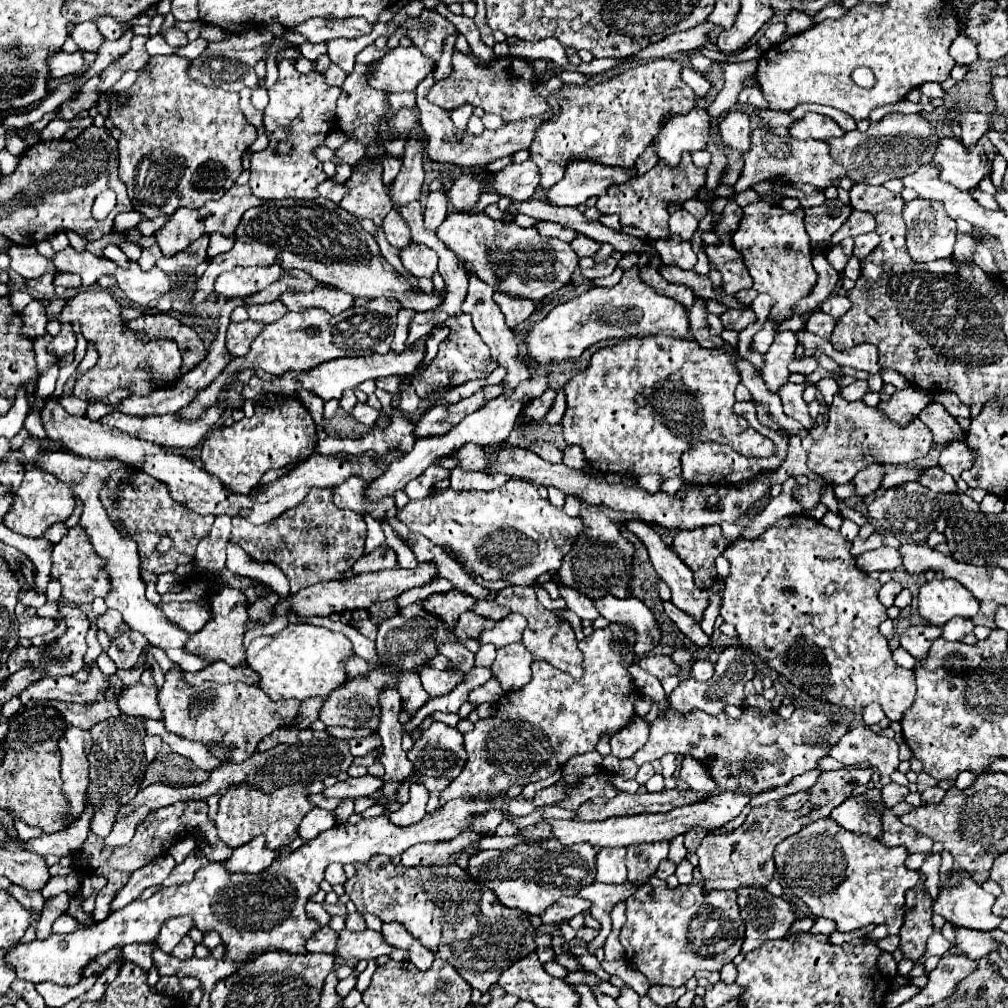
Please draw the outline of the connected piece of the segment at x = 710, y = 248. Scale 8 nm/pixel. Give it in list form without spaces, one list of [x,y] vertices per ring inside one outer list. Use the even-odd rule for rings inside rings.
[[[721,235],[719,245],[707,245],[705,253],[709,257],[709,265],[721,273],[723,291],[727,295],[735,295],[741,289],[751,287],[751,275],[743,263],[741,253],[733,247],[731,235]]]

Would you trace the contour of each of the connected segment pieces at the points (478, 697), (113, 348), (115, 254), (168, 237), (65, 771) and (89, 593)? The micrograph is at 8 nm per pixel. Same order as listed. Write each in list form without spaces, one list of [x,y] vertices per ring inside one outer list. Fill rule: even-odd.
[[[491,679],[491,681],[487,681],[485,685],[481,685],[481,687],[477,687],[475,691],[471,691],[469,693],[469,701],[471,703],[477,703],[477,705],[481,705],[481,703],[497,703],[499,701],[499,697],[503,695],[503,689],[501,689],[501,683],[497,681],[497,679]]]
[[[91,289],[79,291],[71,299],[67,299],[65,307],[57,315],[59,323],[71,323],[71,319],[77,319],[81,323],[85,339],[89,343],[95,343],[99,351],[97,365],[83,373],[83,377],[77,379],[73,389],[73,393],[87,403],[95,403],[115,389],[127,389],[131,395],[149,395],[151,391],[163,387],[165,381],[171,387],[171,381],[181,377],[181,353],[177,345],[173,345],[173,341],[153,341],[153,345],[137,341],[133,333],[125,333],[125,325],[119,313],[121,307],[111,297],[111,291]]]
[[[107,245],[103,249],[103,255],[113,259],[113,261],[117,261],[117,265],[127,265],[127,257],[125,257],[125,253],[117,245]]]
[[[235,185],[233,189],[229,189],[221,199],[217,201],[209,201],[207,205],[203,205],[201,209],[177,209],[177,213],[173,213],[169,217],[169,223],[155,235],[157,237],[157,245],[161,247],[163,251],[163,257],[173,257],[175,253],[183,251],[189,247],[191,241],[199,239],[203,233],[221,233],[225,237],[233,235],[239,221],[241,221],[241,215],[249,209],[249,207],[257,207],[259,203],[263,203],[261,199],[253,197],[253,193],[249,191],[247,185]]]
[[[67,725],[63,737],[57,741],[57,747],[63,755],[61,761],[61,777],[63,777],[63,793],[69,801],[69,821],[77,819],[85,809],[85,789],[89,787],[89,761],[87,755],[91,751],[91,733],[83,731],[75,725]]]
[[[81,525],[67,531],[67,535],[53,545],[53,567],[51,567],[51,579],[57,579],[63,589],[63,599],[75,605],[87,605],[95,597],[107,597],[111,591],[111,581],[107,571],[103,569],[105,559],[99,557],[89,541],[89,537],[83,533]]]

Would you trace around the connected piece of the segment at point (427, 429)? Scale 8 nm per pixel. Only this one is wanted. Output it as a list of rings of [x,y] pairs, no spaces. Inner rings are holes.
[[[499,383],[499,385],[485,385],[483,389],[473,393],[469,399],[463,399],[463,401],[459,401],[455,405],[431,407],[427,411],[427,415],[423,415],[419,419],[419,423],[415,425],[415,437],[429,437],[429,435],[447,433],[463,417],[467,417],[469,413],[481,409],[487,401],[503,395],[503,389],[505,389],[503,383]]]

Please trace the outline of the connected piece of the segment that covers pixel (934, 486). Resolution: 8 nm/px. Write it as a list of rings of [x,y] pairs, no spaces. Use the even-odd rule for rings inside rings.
[[[939,465],[925,469],[925,475],[919,479],[919,483],[929,487],[935,493],[955,493],[957,491],[955,479],[949,477]]]

